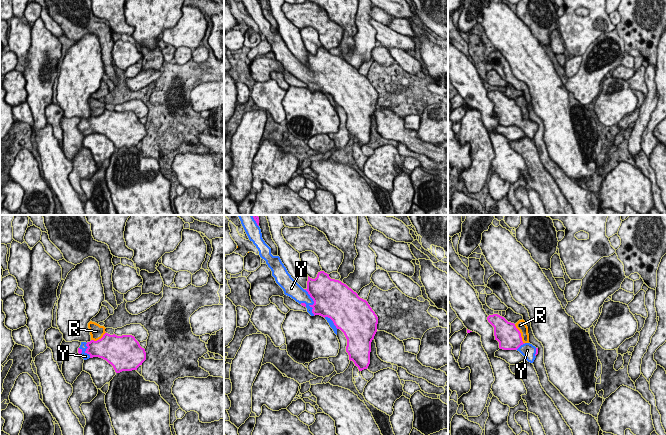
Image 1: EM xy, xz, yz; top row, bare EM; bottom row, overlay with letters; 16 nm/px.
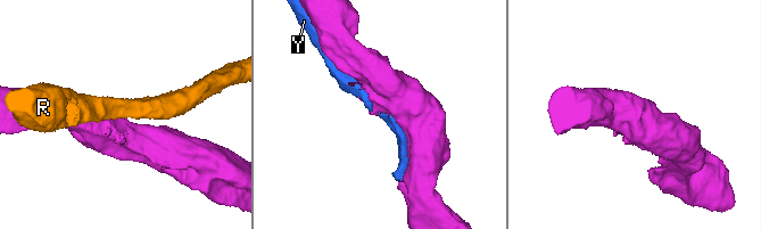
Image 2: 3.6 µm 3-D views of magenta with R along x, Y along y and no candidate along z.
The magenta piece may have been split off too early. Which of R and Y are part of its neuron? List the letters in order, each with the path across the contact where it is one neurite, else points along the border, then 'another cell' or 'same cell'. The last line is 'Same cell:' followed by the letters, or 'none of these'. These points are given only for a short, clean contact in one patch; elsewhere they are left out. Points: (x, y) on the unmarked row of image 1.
R: another cell
Y: same cell
Same cell: Y

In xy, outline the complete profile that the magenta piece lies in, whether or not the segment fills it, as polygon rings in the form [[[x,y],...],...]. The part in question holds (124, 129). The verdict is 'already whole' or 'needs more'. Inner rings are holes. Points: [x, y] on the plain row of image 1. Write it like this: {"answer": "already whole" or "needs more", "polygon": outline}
{"answer": "needs more", "polygon": [[[105,109],[97,117],[81,118],[78,129],[84,136],[99,133],[111,140],[116,149],[137,146],[146,136],[145,125],[132,111]]]}

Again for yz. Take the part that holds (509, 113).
{"answer": "needs more", "polygon": [[[498,90],[489,91],[487,96],[494,103],[495,116],[499,118],[500,125],[517,126],[528,138],[534,138],[538,124],[522,117],[521,109],[514,99],[508,98]]]}

